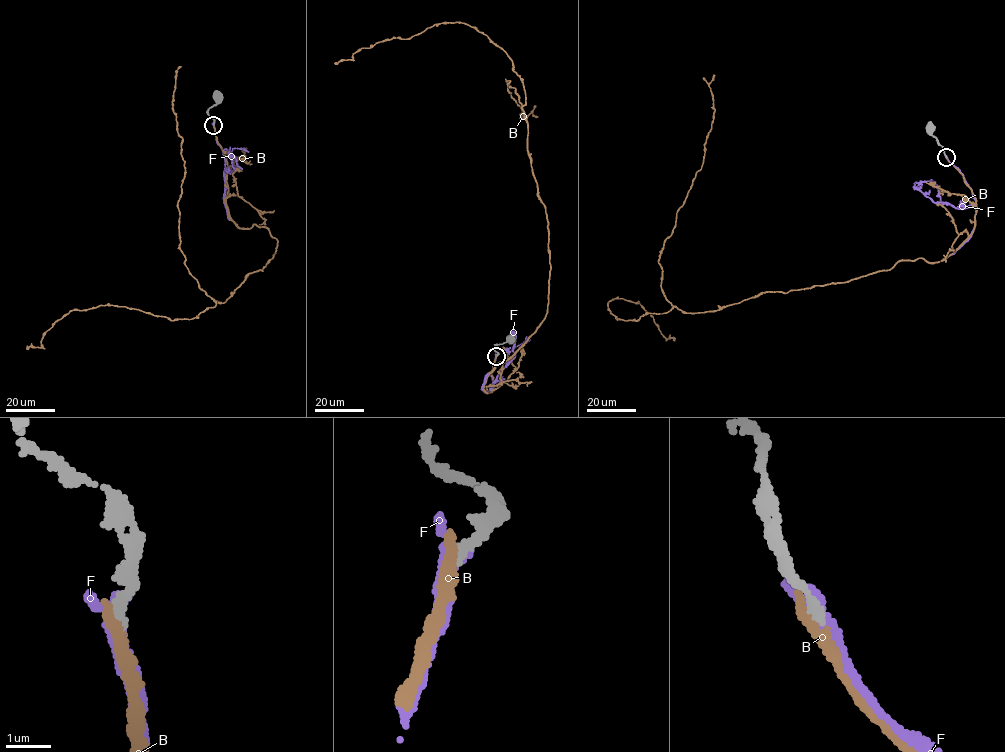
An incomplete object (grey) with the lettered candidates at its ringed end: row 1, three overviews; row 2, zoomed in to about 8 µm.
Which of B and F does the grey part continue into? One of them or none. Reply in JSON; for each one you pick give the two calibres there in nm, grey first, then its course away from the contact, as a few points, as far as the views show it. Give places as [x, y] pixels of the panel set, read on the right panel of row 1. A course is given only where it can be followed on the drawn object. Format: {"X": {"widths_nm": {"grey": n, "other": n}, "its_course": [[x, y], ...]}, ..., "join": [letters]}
{"B": {"widths_nm": {"grey": 220, "other": 280}, "its_course": [[946, 157], [976, 213], [944, 259], [715, 310], [626, 321], [608, 303], [639, 302], [675, 340]]}, "join": ["B"]}

